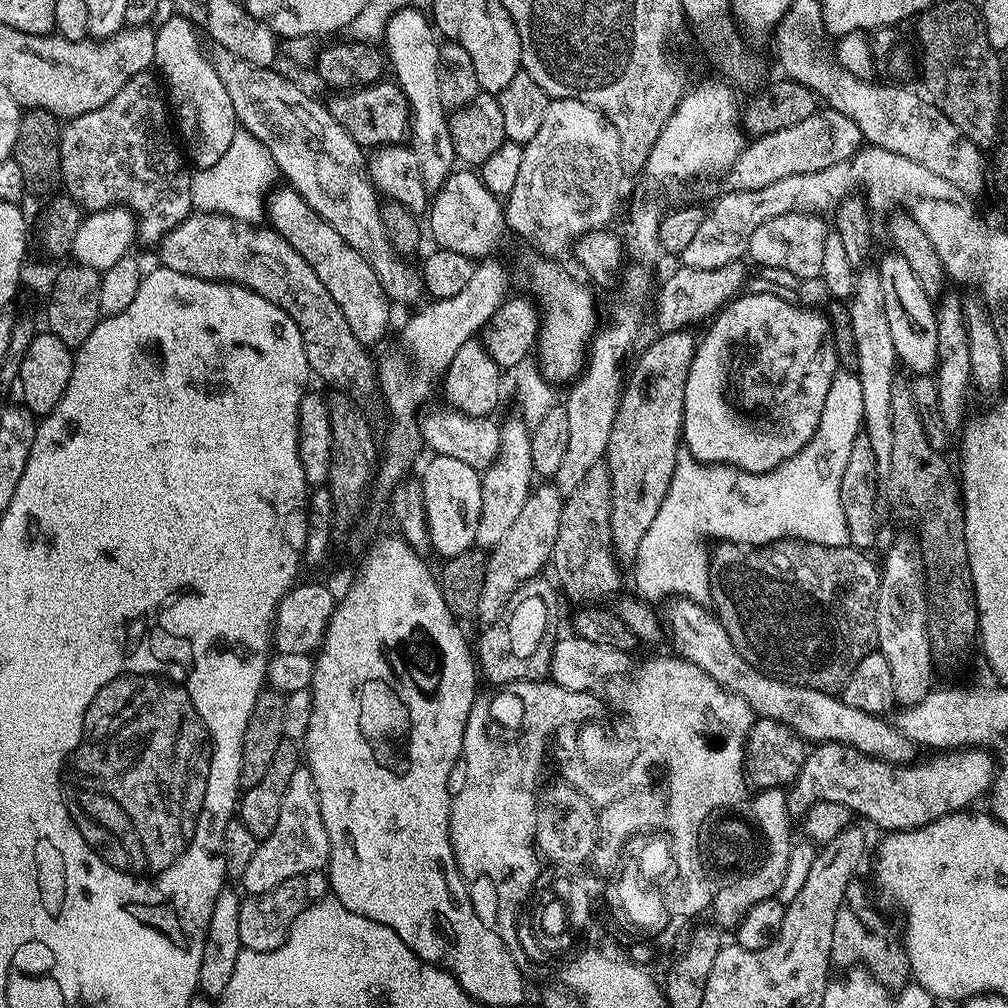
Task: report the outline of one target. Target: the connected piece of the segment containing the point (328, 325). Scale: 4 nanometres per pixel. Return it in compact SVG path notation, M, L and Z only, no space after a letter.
M193 211L178 226L174 226L158 245L160 251L159 263L170 270L178 270L178 274L190 274L203 280L223 280L229 284L241 284L243 288L254 290L254 294L262 294L266 302L274 302L298 326L302 334L302 342L306 350L306 362L311 375L325 380L337 393L347 393L349 397L357 396L360 400L368 400L378 392L378 364L369 349L358 338L354 338L354 330L350 330L350 322L346 322L346 314L338 310L338 302L330 298L326 286L318 279L318 274L310 270L310 262L286 242L271 226L261 226L242 222L238 218L230 218L226 214L217 212Z

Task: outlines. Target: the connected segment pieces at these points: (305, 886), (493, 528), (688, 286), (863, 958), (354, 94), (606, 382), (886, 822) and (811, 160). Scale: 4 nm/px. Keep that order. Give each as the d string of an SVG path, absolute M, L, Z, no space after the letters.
M319 871L286 878L286 882L282 882L274 890L264 892L260 896L249 895L241 899L238 923L242 949L250 952L274 950L279 944L283 944L288 936L293 916L306 911L311 904L323 901L329 892L327 875Z
M513 414L508 421L501 423L500 449L491 466L482 472L482 510L478 514L478 530L476 544L481 549L491 550L502 537L514 527L518 514L522 514L522 506L526 506L528 493L534 487L534 473L530 462L530 429L523 416Z
M737 262L718 266L718 270L694 270L693 268L677 267L677 272L672 272L664 280L664 285L660 288L660 293L656 296L656 332L663 334L665 332L679 332L685 329L688 324L696 324L699 320L707 321L715 317L716 313L724 307L730 300L736 299L741 295L744 284L743 263Z
M850 883L846 886L846 894L842 894L838 918L834 918L834 942L830 942L830 960L840 970L863 966L879 984L885 984L893 990L899 990L909 983L908 951L904 949L897 929L895 932L891 922L872 905L872 896L864 884Z
M377 82L359 88L341 91L333 100L327 101L328 113L335 118L338 126L354 138L361 148L371 150L387 144L404 144L410 136L412 111L408 108L408 99L399 84L395 82Z
M640 266L626 272L623 273L624 289L620 292L620 300L614 301L608 312L608 325L597 327L593 332L586 349L584 371L571 381L568 401L562 404L566 419L570 421L570 435L562 466L558 466L558 474L554 477L555 486L561 494L578 490L590 466L603 461L604 451L610 442L610 426L614 426L614 414L618 414L625 382L622 372L620 376L620 359L631 350L640 332L640 323L644 320L643 296L650 284L649 274Z
M818 744L807 753L800 773L790 784L790 791L787 793L788 813L794 818L800 818L819 800L825 800L841 803L857 817L865 816L870 823L884 828L885 833L924 828L930 822L949 816L952 812L971 809L975 805L972 803L979 796L980 799L987 797L998 771L998 764L992 761L991 755L993 756L993 753L983 747L965 746L959 750L937 751L929 760L890 764L886 760L874 760L859 752L857 748L849 748L846 744Z
M824 106L794 126L774 130L745 143L742 154L727 169L727 187L734 192L762 190L762 186L770 186L770 182L779 182L781 178L826 170L826 166L834 166L834 162L846 162L864 143L863 134L846 114Z

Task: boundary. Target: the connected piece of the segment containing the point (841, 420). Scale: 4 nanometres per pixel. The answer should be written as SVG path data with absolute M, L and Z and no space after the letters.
M838 370L832 375L830 390L826 390L826 406L822 406L822 418L814 438L786 462L782 462L773 472L753 474L741 468L731 468L728 464L702 464L693 456L681 454L676 459L674 476L670 478L670 488L654 514L654 523L646 530L638 554L636 588L645 601L667 598L683 598L695 604L707 605L708 599L708 557L709 549L704 549L703 540L727 542L729 544L772 544L782 540L803 540L805 544L821 544L831 548L842 548L848 544L846 520L842 515L842 502L838 490L842 486L842 473L850 459L850 450L862 434L864 427L862 408L862 385L856 372Z

